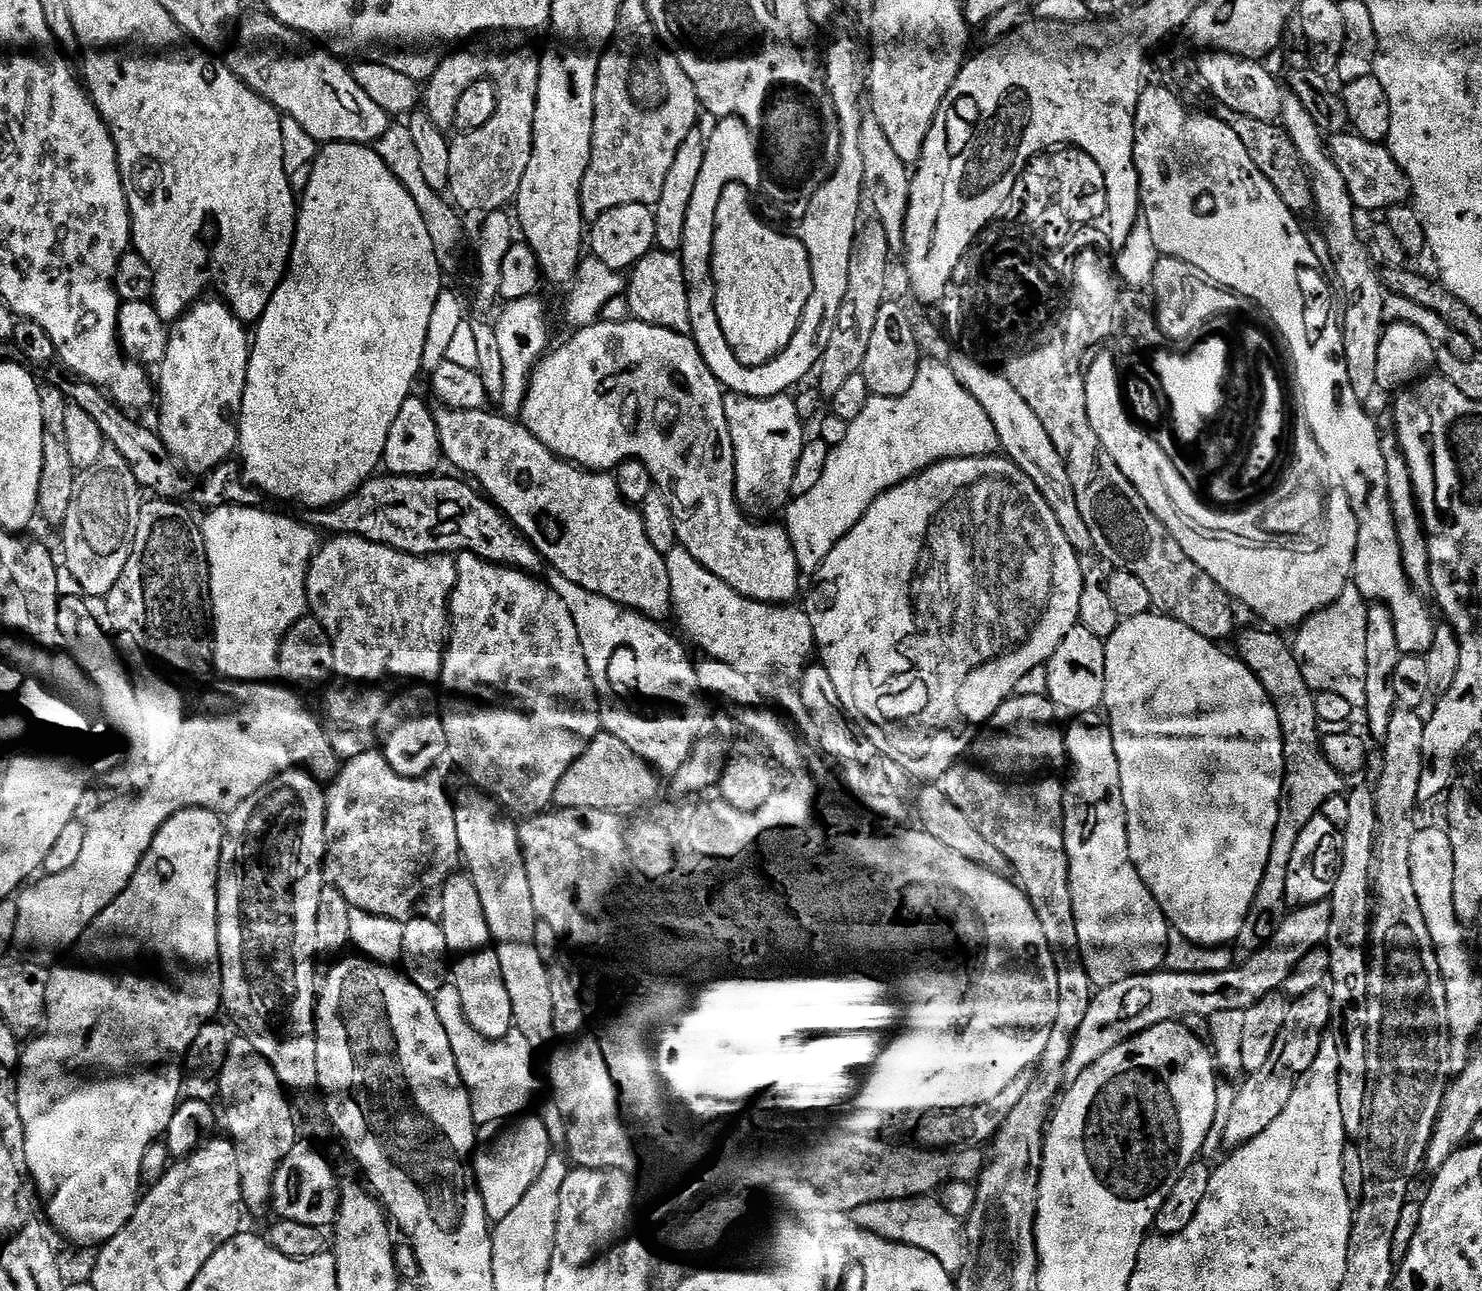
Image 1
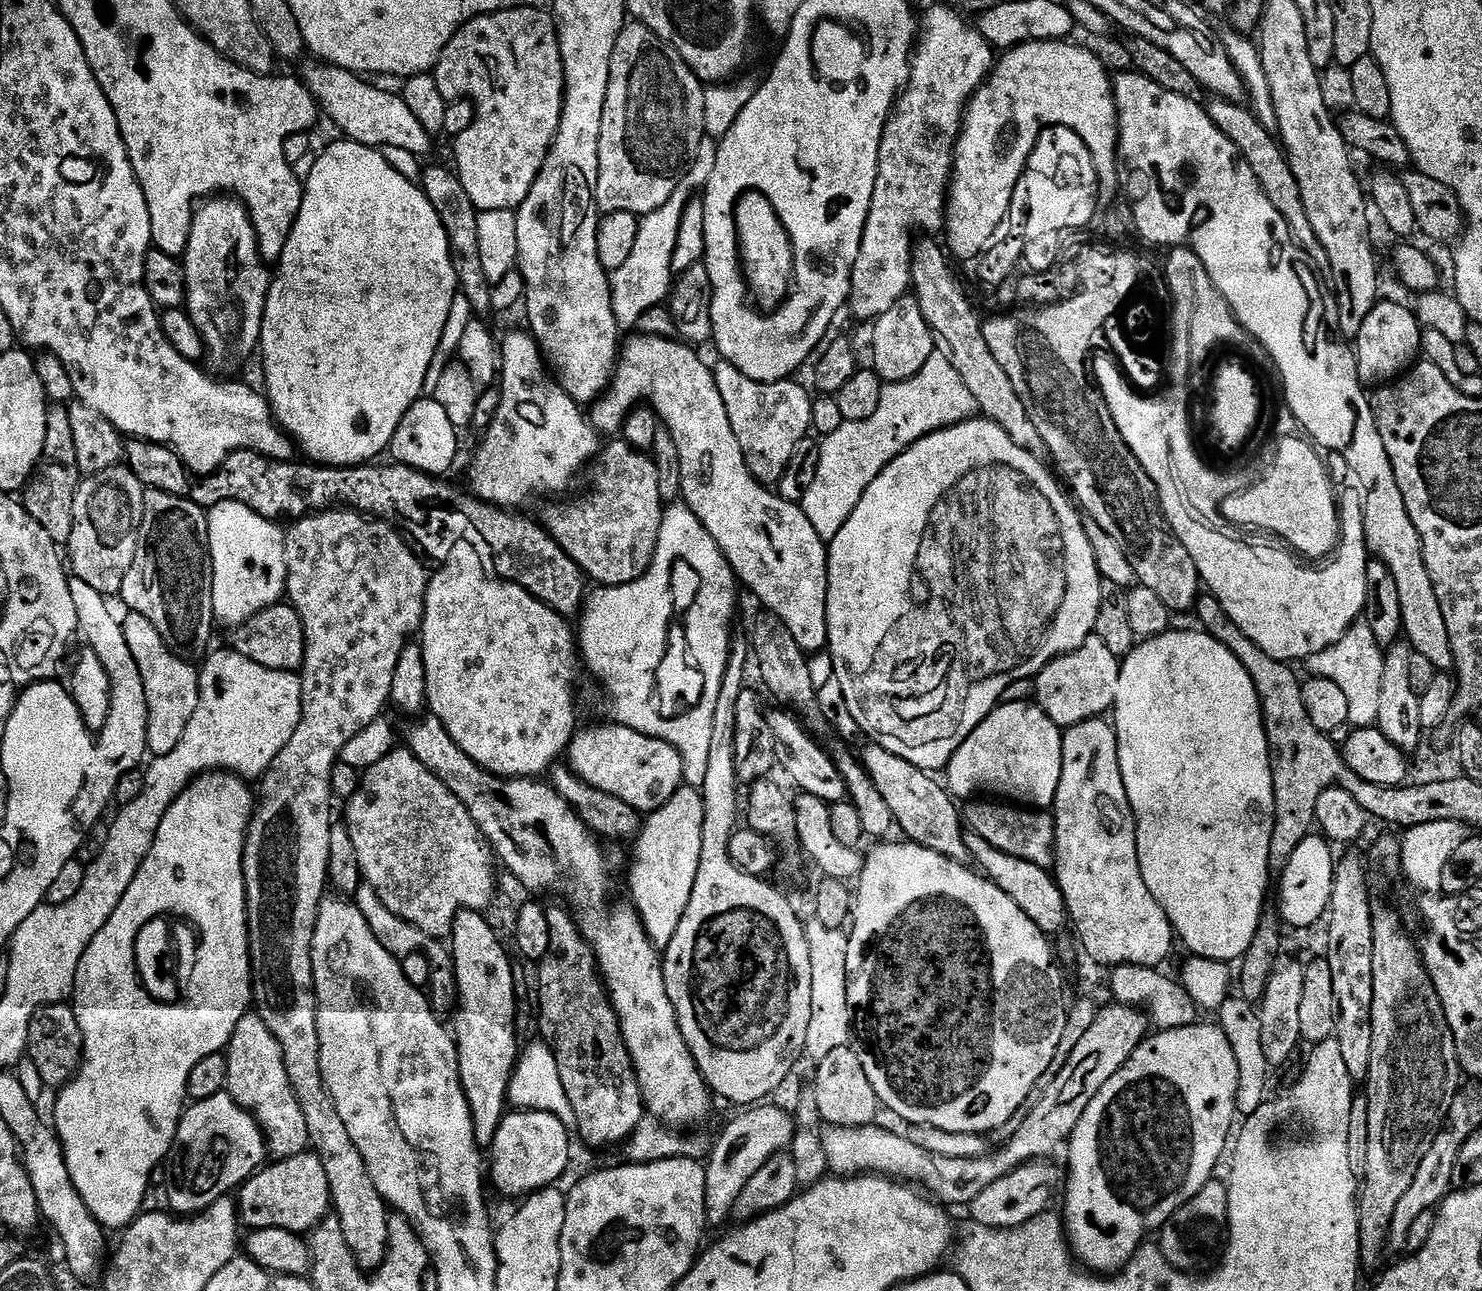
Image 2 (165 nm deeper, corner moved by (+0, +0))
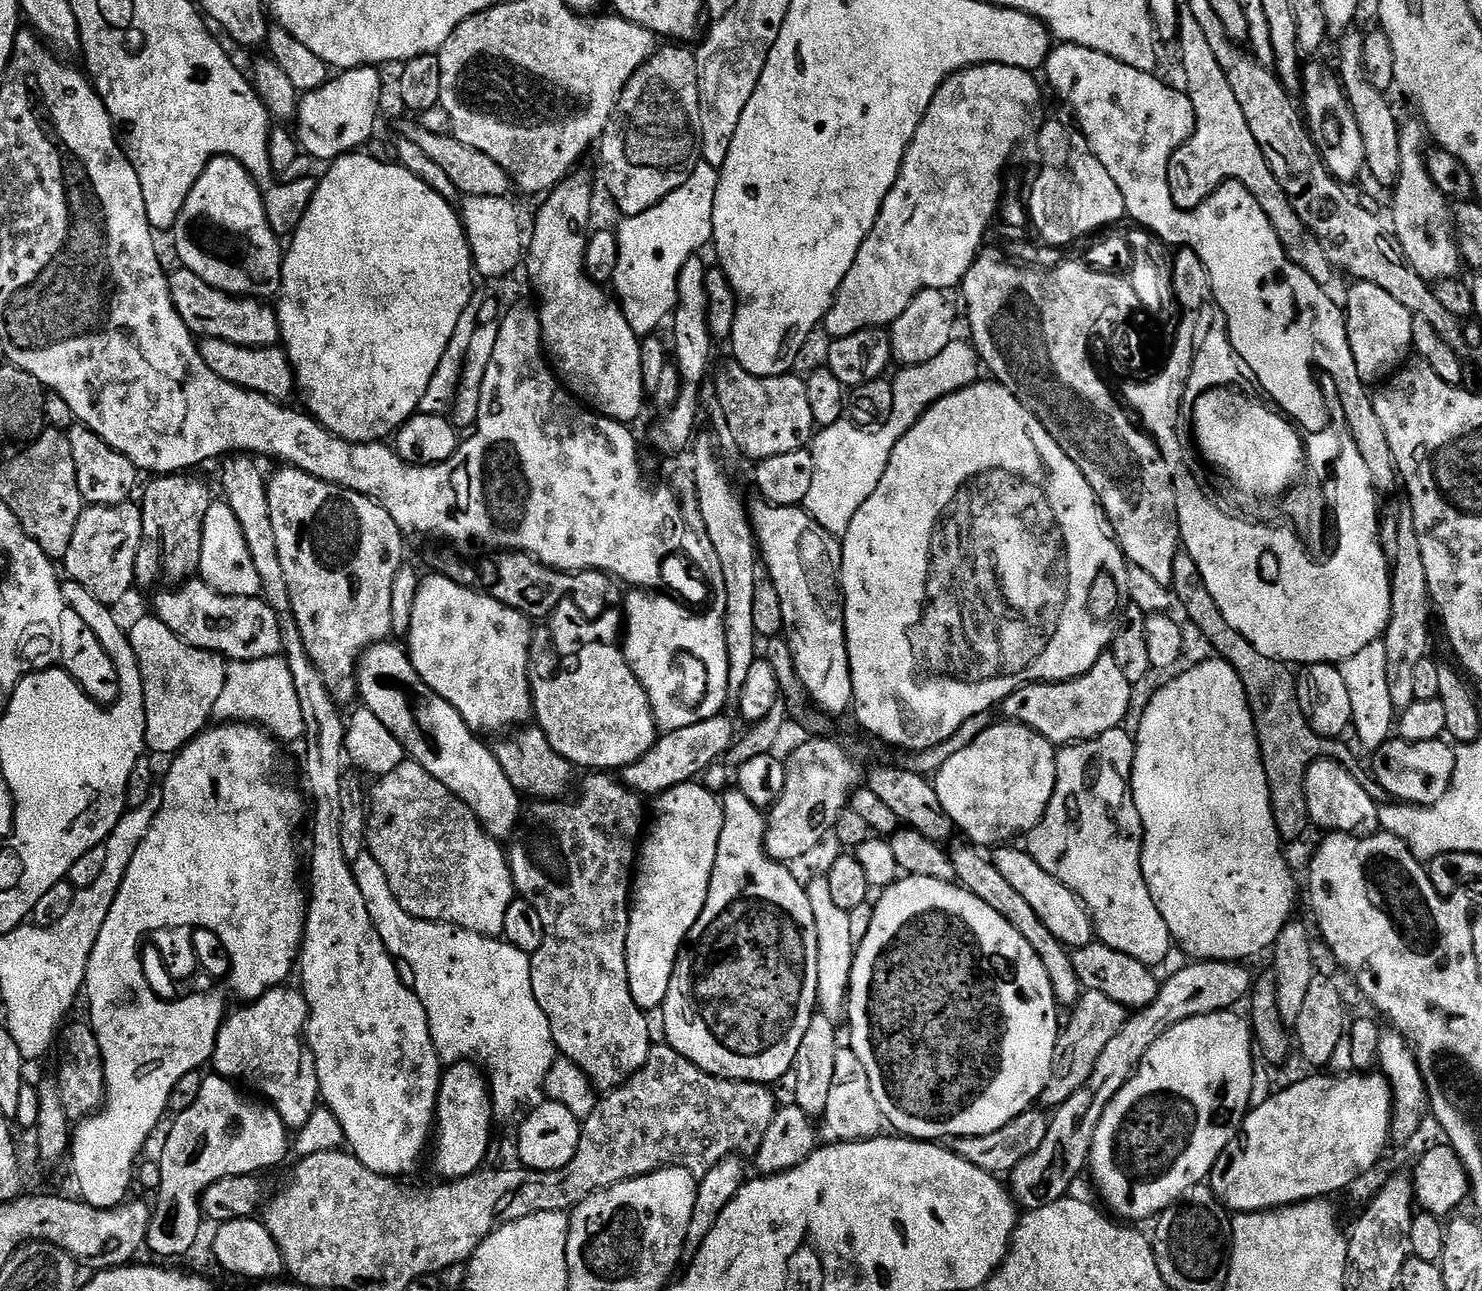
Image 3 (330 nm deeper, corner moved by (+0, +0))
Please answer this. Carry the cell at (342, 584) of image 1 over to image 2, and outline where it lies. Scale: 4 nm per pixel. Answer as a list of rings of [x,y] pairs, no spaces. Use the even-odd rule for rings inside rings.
[[[329,510],[306,516],[297,520],[287,529],[284,537],[284,549],[286,550],[286,574],[288,575],[287,599],[290,601],[297,614],[302,618],[304,627],[304,666],[302,669],[302,718],[298,722],[298,730],[294,730],[294,738],[282,746],[278,758],[274,758],[272,765],[268,767],[262,779],[259,781],[258,799],[254,804],[252,821],[248,823],[248,833],[244,843],[244,885],[246,886],[246,906],[248,907],[248,945],[250,946],[250,958],[252,959],[252,1004],[254,1012],[260,1016],[262,1022],[269,1028],[271,1034],[280,1043],[284,1055],[286,1074],[289,1075],[289,1086],[293,1094],[297,1096],[298,1105],[305,1114],[306,1127],[309,1131],[311,1151],[322,1162],[326,1170],[326,1182],[330,1182],[330,1194],[332,1195],[332,1208],[342,1226],[342,1234],[346,1238],[346,1246],[352,1252],[356,1263],[365,1270],[372,1270],[383,1261],[388,1250],[388,1222],[390,1209],[384,1203],[382,1194],[378,1194],[378,1186],[374,1186],[374,1178],[370,1178],[370,1170],[366,1170],[366,1162],[362,1162],[362,1154],[358,1154],[358,1146],[354,1146],[354,1138],[346,1130],[346,1122],[338,1115],[334,1102],[328,1095],[328,1087],[324,1084],[322,1070],[320,1069],[320,1047],[318,1046],[318,1022],[316,1021],[316,987],[312,977],[312,942],[314,940],[314,926],[316,925],[317,910],[320,902],[329,887],[328,863],[330,862],[330,834],[334,817],[332,817],[332,771],[335,770],[342,750],[347,744],[353,743],[357,738],[363,737],[366,726],[370,722],[381,719],[385,715],[384,703],[387,705],[392,698],[392,683],[394,682],[394,670],[398,670],[398,658],[402,658],[402,650],[419,633],[420,623],[424,621],[424,599],[430,579],[429,569],[424,569],[424,564],[415,556],[409,544],[402,539],[396,529],[381,520],[369,518],[361,513],[351,510]]]

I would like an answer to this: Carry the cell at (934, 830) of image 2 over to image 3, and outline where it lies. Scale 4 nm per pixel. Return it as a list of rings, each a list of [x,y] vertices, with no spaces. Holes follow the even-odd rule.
[[[967,843],[964,844],[958,845],[950,852],[952,865],[956,871],[956,880],[967,892],[982,898],[982,902],[986,902],[986,906],[990,906],[990,910],[998,910],[998,914],[1002,914],[1002,918],[1006,918],[1006,922],[1010,922],[1010,926],[1014,926],[1014,930],[1018,930],[1018,934],[1022,934],[1022,938],[1026,938],[1026,942],[1030,942],[1030,946],[1034,946],[1034,954],[1038,954],[1042,966],[1046,966],[1046,974],[1050,978],[1050,986],[1056,995],[1057,1005],[1075,1005],[1082,995],[1082,987],[1072,965],[1069,949],[1065,948],[1058,938],[1054,938],[1054,934],[1050,934],[1050,930],[1046,930],[1046,926],[1042,926],[1042,918],[1038,918],[1038,914],[1034,914],[1034,909],[1026,903],[1026,898],[1022,898],[1022,894],[1018,894],[1018,890],[1014,890],[1014,886],[1010,886],[1010,882],[1006,882],[1006,878],[1002,878],[1002,874],[998,874],[991,859],[980,853],[983,851],[977,850]]]

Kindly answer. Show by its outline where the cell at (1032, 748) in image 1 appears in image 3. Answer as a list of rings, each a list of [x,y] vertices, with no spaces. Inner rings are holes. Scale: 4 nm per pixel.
[[[997,722],[990,726],[966,750],[954,754],[946,766],[937,772],[934,777],[934,785],[938,798],[941,799],[942,810],[949,817],[957,829],[960,828],[969,836],[967,839],[973,845],[992,844],[1000,846],[1011,836],[1027,834],[1046,814],[1046,806],[1054,794],[1056,785],[1056,754],[1057,749],[1049,740],[1042,738],[1034,730],[1030,730],[1021,724],[1011,722]]]

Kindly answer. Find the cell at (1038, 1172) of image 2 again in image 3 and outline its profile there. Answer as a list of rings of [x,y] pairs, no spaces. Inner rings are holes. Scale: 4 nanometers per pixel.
[[[1198,960],[1190,962],[1186,970],[1167,977],[1159,985],[1157,997],[1145,1008],[1133,1011],[1127,1022],[1110,1038],[1106,1050],[1102,1050],[1102,1058],[1094,1062],[1094,1070],[1090,1078],[1060,1108],[1055,1109],[1051,1117],[1046,1138],[1030,1158],[1018,1162],[1018,1166],[1010,1173],[1010,1191],[1013,1200],[1021,1209],[1031,1210],[1050,1206],[1050,1202],[1058,1202],[1069,1195],[1072,1183],[1080,1171],[1085,1171],[1090,1160],[1094,1134],[1098,1130],[1098,1122],[1102,1122],[1102,1114],[1106,1114],[1106,1106],[1126,1086],[1126,1082],[1135,1074],[1137,1066],[1146,1058],[1146,1050],[1166,1034],[1174,1026],[1186,1022],[1190,1018],[1198,1018],[1215,1012],[1226,1012],[1235,1009],[1240,999],[1251,993],[1254,983],[1253,973],[1248,973],[1243,963],[1230,960]]]

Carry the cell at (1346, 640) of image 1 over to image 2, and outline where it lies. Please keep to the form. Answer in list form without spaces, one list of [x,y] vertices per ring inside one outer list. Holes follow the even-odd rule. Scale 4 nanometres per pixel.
[[[1361,618],[1350,626],[1350,630],[1346,630],[1343,638],[1334,642],[1334,646],[1309,656],[1306,661],[1309,677],[1326,678],[1344,691],[1350,705],[1348,722],[1353,729],[1371,728],[1375,725],[1382,695],[1382,666],[1385,655],[1385,649],[1374,638],[1368,623]]]

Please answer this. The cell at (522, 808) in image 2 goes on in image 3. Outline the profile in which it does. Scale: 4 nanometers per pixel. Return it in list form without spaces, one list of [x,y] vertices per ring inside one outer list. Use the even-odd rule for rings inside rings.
[[[396,642],[375,644],[373,648],[367,648],[356,665],[356,686],[363,707],[368,708],[370,714],[374,714],[374,718],[378,718],[378,722],[382,722],[382,726],[386,726],[386,730],[394,734],[394,738],[398,738],[405,753],[420,764],[426,774],[438,778],[438,782],[442,782],[446,790],[453,792],[480,819],[489,836],[501,842],[507,841],[522,820],[521,793],[517,792],[510,778],[506,778],[506,770],[498,766],[495,751],[489,745],[487,748],[480,741],[483,739],[468,728],[466,722],[462,722],[462,714],[458,714],[458,710],[454,710],[454,706],[450,706],[446,698],[434,694],[434,690],[430,690],[430,686],[422,682],[407,651],[401,645],[399,648],[392,643]]]

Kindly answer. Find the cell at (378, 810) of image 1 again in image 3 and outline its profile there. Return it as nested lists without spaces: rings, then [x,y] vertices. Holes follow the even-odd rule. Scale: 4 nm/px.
[[[411,758],[405,759],[404,763],[398,766],[398,770],[379,777],[375,784],[376,789],[373,792],[371,789],[370,799],[366,804],[368,810],[366,848],[378,862],[382,874],[386,874],[386,882],[390,882],[390,890],[402,906],[402,910],[406,910],[411,916],[419,920],[429,920],[435,924],[452,924],[455,928],[483,936],[503,937],[504,927],[506,926],[506,910],[510,910],[510,902],[517,899],[518,893],[512,881],[512,871],[508,865],[508,857],[501,841],[489,836],[485,832],[480,819],[453,792],[446,790],[446,786],[442,786],[442,782],[438,782],[438,778],[426,774],[426,770],[422,770],[422,766]]]

